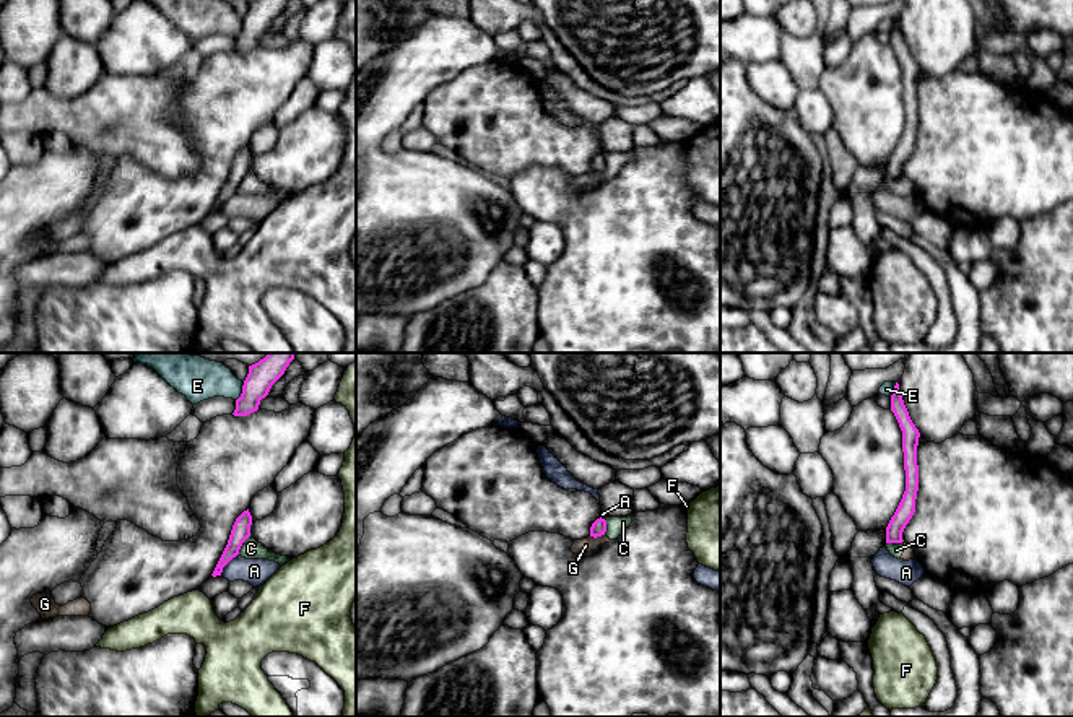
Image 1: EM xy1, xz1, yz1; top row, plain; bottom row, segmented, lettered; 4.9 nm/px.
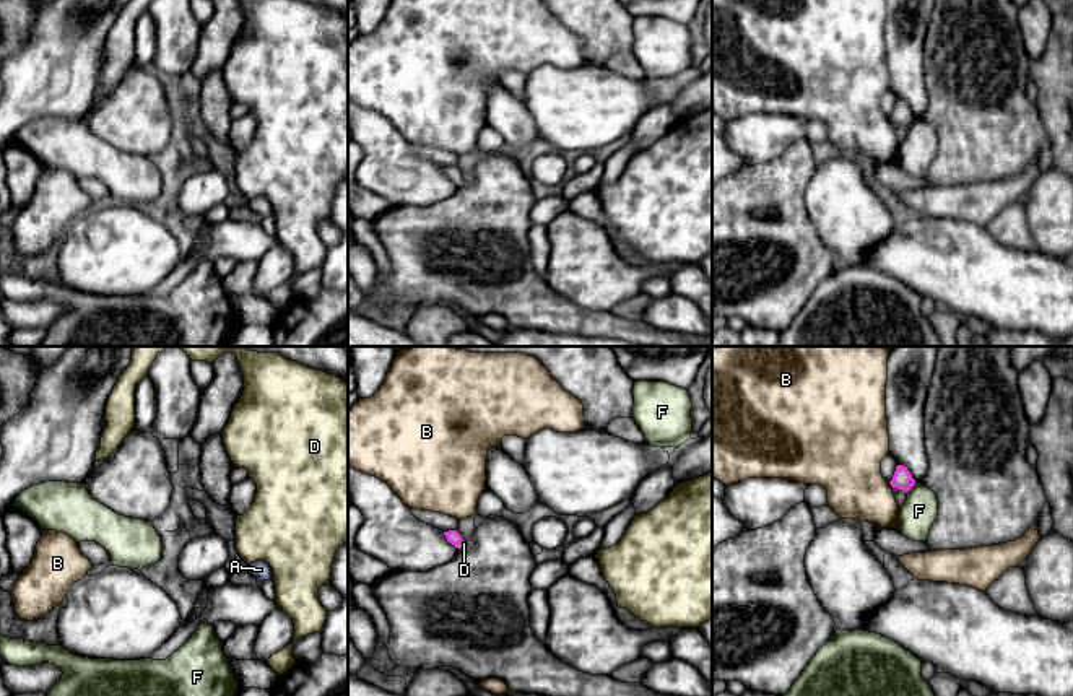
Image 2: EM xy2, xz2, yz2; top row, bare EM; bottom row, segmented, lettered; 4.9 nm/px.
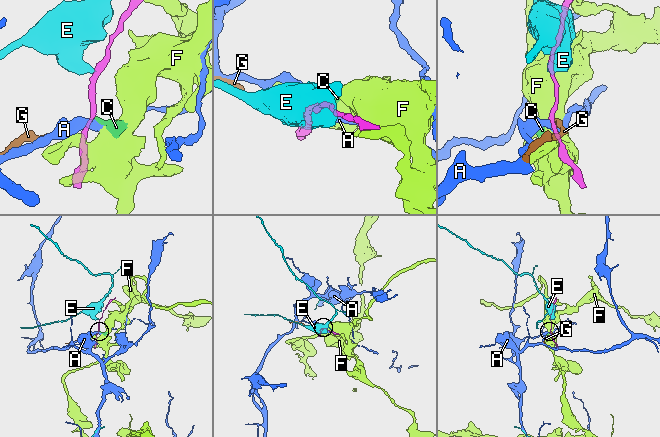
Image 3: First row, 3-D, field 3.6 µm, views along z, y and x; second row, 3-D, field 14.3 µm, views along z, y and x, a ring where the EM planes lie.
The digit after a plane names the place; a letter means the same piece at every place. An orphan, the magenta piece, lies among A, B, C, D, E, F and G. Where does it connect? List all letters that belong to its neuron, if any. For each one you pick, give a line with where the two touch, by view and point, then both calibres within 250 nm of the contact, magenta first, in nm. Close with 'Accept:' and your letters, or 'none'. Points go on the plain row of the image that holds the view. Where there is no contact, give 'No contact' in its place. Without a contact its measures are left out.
D: Touches magenta at xz2 (459, 178). Thickness 70 nm (magenta) against 50 nm
Accept: D

